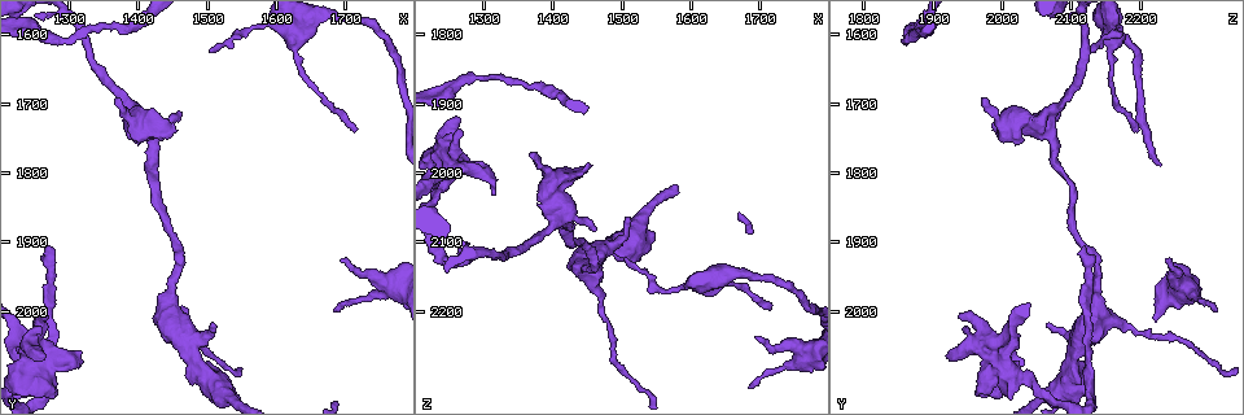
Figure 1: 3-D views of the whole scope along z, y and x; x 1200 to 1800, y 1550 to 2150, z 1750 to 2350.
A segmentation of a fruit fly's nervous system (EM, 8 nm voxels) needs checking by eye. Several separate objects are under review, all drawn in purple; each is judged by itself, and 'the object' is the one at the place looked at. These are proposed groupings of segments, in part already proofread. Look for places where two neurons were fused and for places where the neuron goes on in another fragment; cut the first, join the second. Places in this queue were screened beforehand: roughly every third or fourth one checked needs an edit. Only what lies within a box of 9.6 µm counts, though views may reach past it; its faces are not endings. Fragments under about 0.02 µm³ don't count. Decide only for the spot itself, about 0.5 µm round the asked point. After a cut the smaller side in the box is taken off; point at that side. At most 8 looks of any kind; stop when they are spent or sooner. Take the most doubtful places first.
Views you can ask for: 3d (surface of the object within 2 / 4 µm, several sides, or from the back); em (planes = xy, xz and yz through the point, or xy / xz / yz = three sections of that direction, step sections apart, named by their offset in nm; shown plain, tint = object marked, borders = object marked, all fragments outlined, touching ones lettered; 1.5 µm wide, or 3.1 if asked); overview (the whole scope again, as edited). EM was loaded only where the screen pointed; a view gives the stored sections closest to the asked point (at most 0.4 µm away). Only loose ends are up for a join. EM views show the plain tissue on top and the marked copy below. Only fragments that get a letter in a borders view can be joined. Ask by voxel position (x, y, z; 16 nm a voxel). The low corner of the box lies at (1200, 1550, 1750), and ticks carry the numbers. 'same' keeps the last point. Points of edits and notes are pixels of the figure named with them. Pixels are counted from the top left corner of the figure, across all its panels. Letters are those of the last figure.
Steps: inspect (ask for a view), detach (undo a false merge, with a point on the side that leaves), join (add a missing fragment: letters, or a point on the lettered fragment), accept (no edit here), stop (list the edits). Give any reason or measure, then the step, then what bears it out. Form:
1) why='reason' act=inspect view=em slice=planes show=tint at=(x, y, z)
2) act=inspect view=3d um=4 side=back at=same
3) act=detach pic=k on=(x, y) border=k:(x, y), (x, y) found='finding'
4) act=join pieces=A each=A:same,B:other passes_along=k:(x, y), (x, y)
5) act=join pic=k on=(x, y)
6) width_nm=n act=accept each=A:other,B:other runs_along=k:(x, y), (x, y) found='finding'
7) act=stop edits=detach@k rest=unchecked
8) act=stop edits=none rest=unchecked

why='branch stops here' act=inspect view=em slice=planes show=tint at=(1315, 2080, 2035)

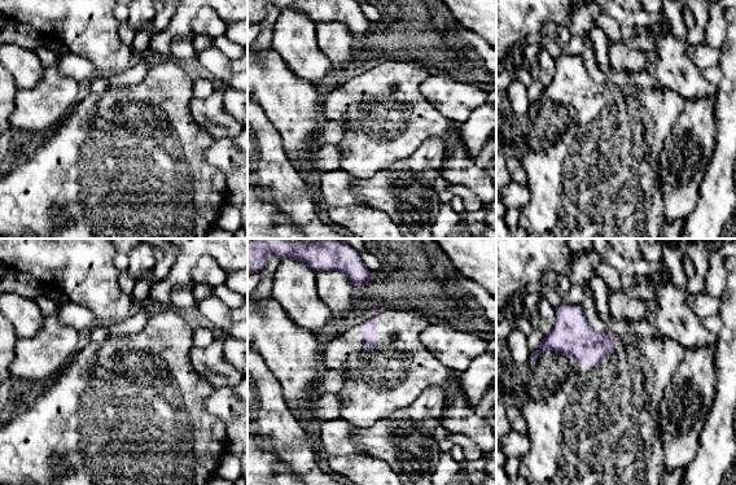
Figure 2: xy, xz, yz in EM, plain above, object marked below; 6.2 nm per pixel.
why='see the neighbours' act=inspect view=em slice=planes show=borders at=same

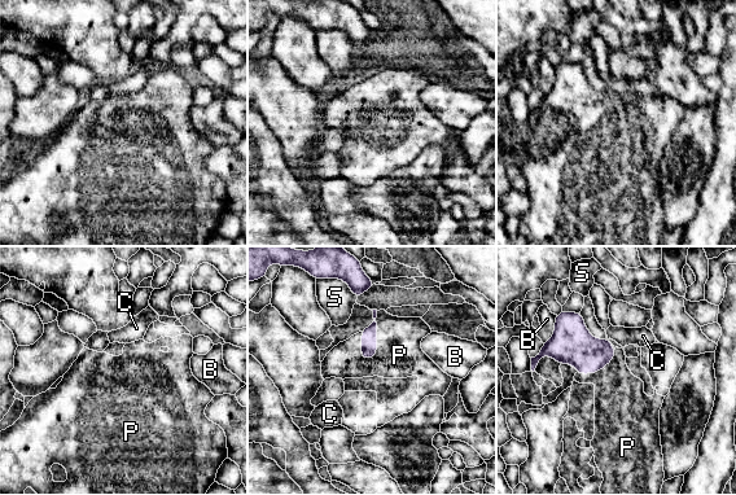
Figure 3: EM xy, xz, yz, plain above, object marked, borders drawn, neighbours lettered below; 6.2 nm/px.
act=join pic=3 on=(399, 355) each=B:other,C:other,P:same,S:other passes_along=3:(368, 334), (376, 338), (399, 355) found='the neuron continues'

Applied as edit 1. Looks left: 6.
why='redraw' act=inspect view=overview

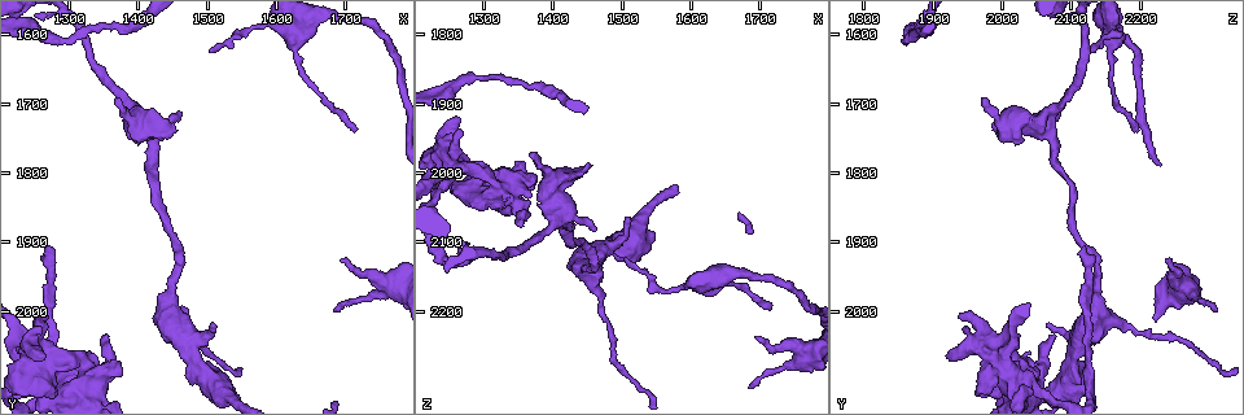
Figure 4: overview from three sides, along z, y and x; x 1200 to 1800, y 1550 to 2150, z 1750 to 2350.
why='free end' act=inspect view=3d um=2 at=(1265, 2005, 1940)

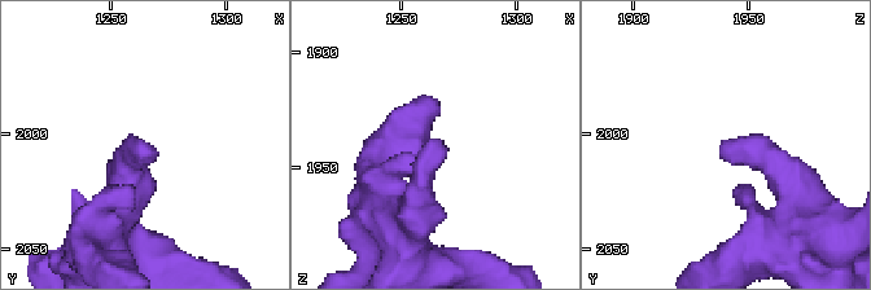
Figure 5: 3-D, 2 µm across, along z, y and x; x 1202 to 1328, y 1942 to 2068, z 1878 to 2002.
act=inspect view=em slice=planes show=borders at=(1264, 2010, 1937)

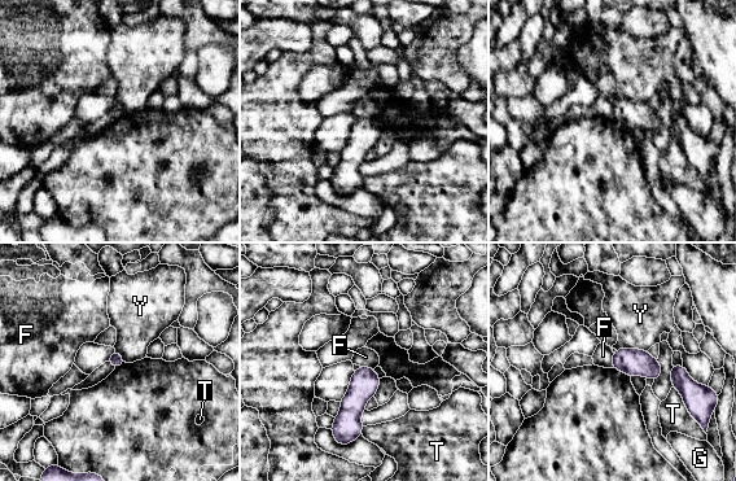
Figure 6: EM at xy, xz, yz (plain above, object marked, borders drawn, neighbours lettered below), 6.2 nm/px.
act=accept each=F:other,G:other,T:other,Y:other border=6:(359, 364), (373, 368) found='none of them fits'

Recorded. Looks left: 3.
act=inspect view=3d um=2 at=(1475, 2055, 2105)

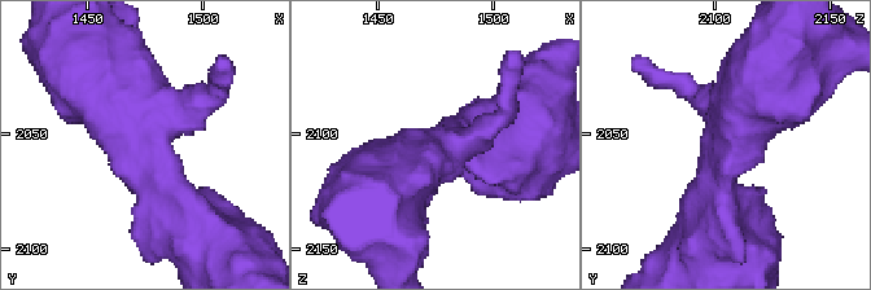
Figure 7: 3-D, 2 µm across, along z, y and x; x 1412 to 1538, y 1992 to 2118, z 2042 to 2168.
act=inspect view=em slice=planes show=borders at=(1471, 2055, 2106)

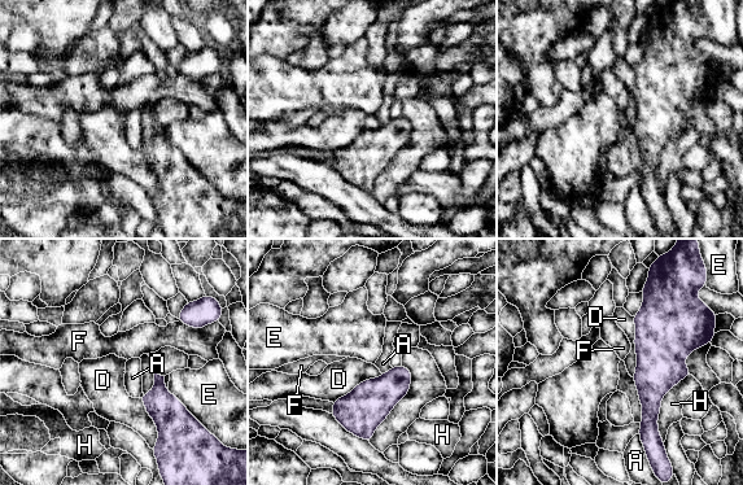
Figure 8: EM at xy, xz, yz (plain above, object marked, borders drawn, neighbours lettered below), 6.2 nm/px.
longest_contact=H:460nm act=accept each=A:other,D:other,E:other,F:other,H:other border=8:(632, 317), (636, 354), (633, 376) found='all the same neuron'

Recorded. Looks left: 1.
act=stop edits=join@3 rest=unchecked

